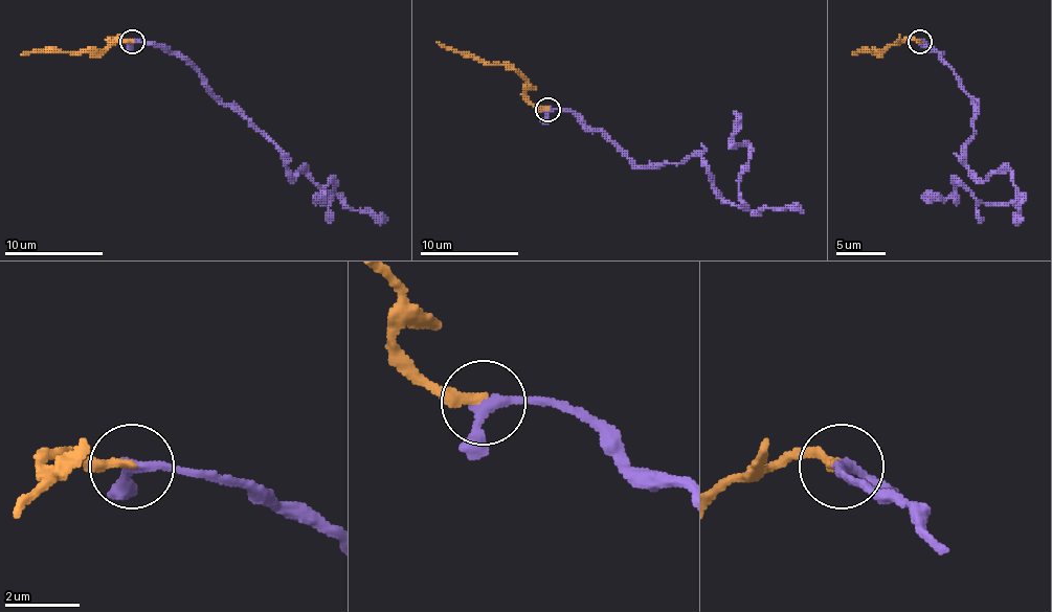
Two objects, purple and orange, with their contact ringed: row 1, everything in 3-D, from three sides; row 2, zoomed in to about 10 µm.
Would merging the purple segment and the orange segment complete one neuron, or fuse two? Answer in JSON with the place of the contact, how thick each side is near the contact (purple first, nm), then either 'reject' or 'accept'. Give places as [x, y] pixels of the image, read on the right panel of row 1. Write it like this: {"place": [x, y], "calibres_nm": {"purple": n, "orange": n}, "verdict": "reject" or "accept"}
{"place": [920, 41], "calibres_nm": {"purple": 240, "orange": 320}, "verdict": "accept"}

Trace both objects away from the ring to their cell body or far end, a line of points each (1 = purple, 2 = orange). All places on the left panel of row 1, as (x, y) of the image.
1: (132, 42), (179, 54), (284, 154), (293, 181), (304, 171), (323, 203), (333, 183), (318, 198), (326, 193)
2: (132, 42), (112, 40), (95, 52), (21, 54)

